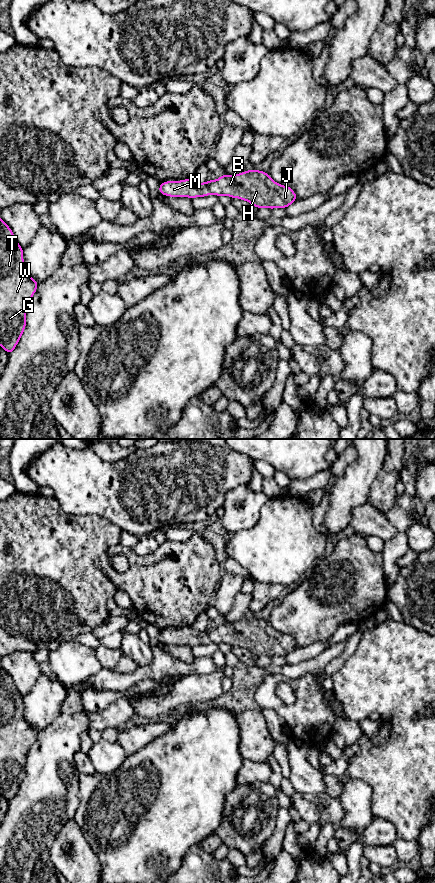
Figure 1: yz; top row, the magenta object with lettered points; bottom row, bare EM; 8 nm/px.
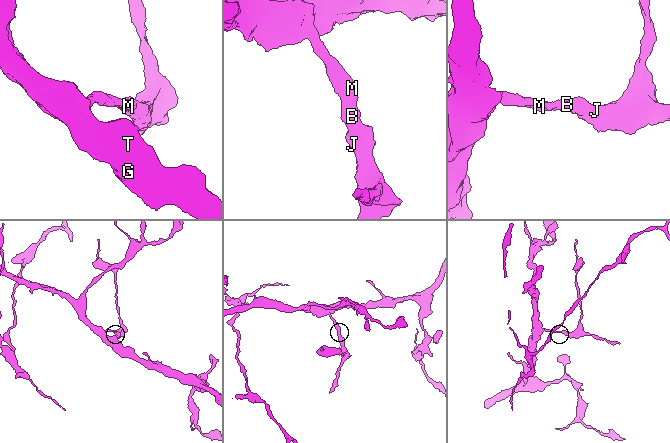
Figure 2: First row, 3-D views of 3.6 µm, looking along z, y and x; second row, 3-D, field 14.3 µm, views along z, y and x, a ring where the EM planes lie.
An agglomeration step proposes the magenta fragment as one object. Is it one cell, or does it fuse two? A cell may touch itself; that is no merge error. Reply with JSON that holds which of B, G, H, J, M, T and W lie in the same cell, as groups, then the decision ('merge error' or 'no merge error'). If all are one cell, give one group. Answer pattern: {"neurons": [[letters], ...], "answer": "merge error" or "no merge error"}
{"neurons": [["B", "G", "H", "J", "M", "T", "W"]], "answer": "no merge error"}

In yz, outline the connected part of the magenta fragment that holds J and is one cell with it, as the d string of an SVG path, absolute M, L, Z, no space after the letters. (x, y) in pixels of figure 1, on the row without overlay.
M246 618L235 623L223 622L216 628L198 631L192 626L165 629L158 638L161 643L181 646L206 645L210 642L238 646L255 656L287 656L298 647L294 638L275 630L267 620Z

